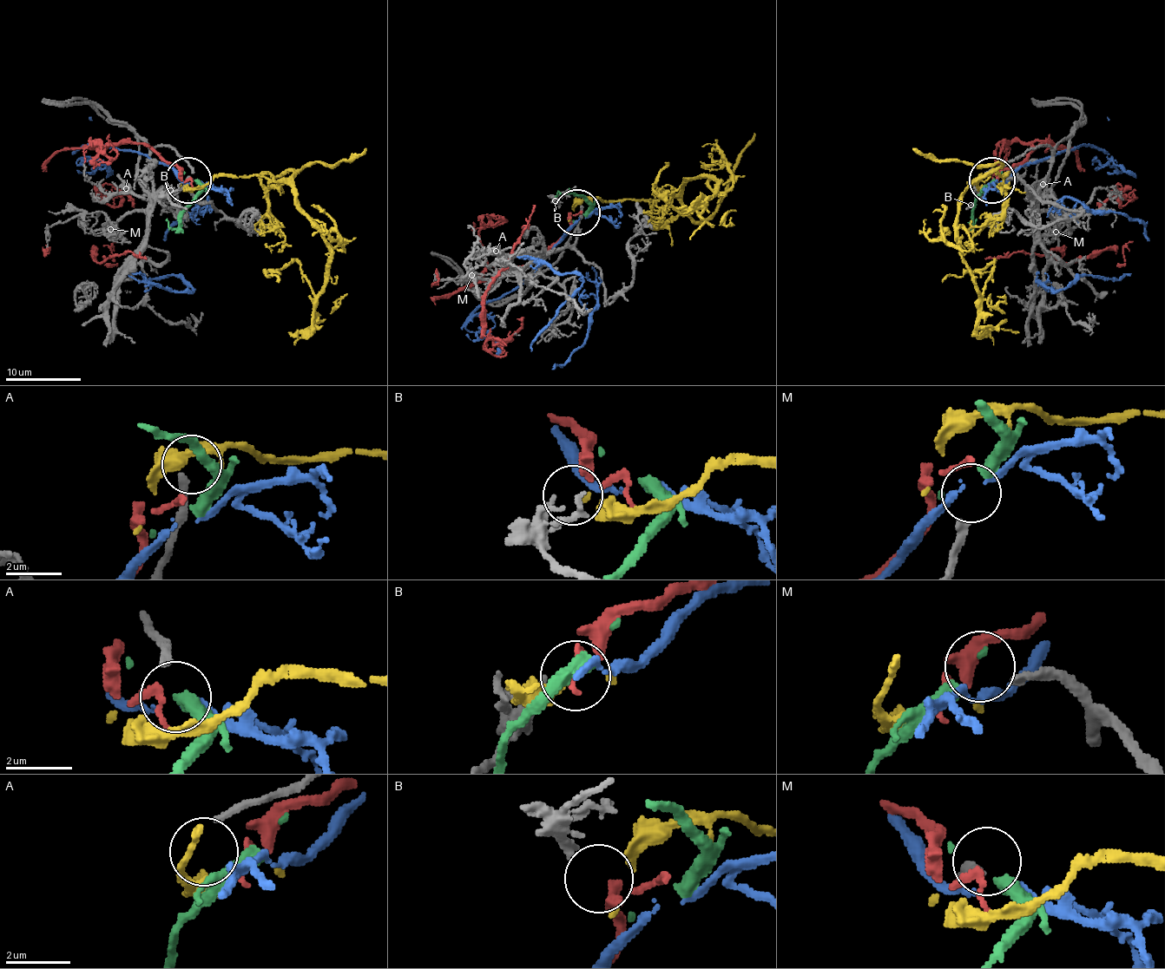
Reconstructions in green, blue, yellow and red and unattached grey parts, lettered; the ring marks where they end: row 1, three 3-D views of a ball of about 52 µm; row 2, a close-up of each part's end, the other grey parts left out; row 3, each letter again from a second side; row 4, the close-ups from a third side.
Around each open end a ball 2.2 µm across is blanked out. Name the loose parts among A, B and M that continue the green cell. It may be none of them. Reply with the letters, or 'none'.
M

